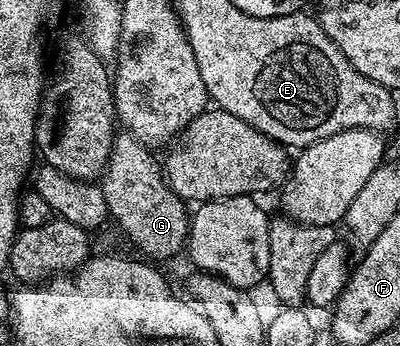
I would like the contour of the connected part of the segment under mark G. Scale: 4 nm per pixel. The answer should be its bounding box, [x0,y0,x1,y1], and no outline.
[100,133,191,259]

